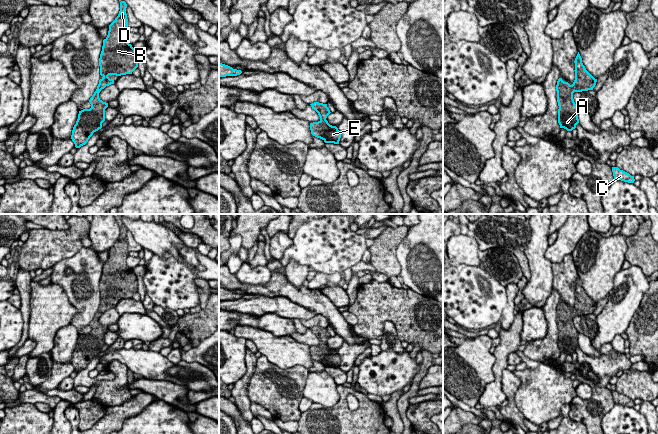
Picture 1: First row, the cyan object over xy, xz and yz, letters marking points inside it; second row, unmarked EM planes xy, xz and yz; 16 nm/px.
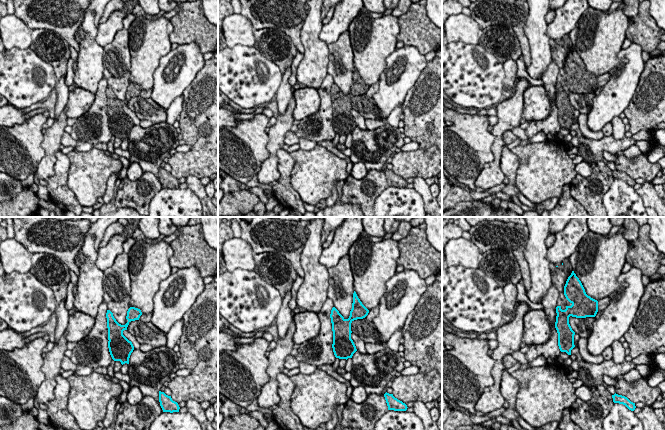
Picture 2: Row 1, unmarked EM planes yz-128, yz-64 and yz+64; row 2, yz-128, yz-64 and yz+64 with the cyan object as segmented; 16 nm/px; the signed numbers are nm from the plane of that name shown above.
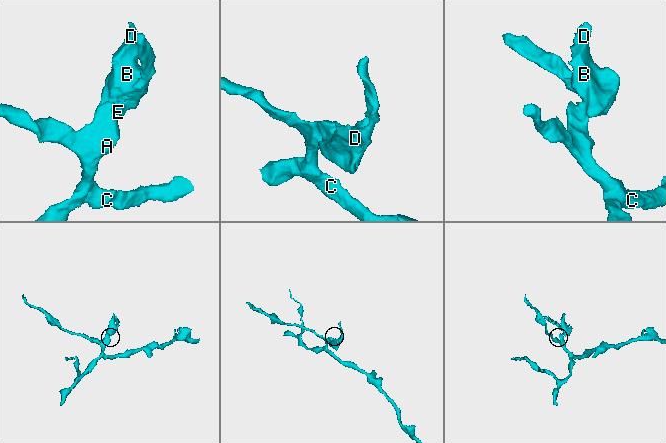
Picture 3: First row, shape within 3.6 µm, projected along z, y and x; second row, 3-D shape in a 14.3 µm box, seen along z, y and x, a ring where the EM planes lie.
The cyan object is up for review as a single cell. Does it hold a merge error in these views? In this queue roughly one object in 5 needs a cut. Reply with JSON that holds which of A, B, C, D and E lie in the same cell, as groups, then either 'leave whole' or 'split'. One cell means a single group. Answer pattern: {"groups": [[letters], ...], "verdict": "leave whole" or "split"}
{"groups": [["A", "B", "C", "D", "E"]], "verdict": "leave whole"}

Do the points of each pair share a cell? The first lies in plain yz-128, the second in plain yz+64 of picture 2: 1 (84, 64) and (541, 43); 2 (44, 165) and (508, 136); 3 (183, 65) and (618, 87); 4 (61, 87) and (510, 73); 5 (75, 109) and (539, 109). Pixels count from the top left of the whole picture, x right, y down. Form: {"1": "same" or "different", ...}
{"1": "same", "2": "different", "3": "same", "4": "same", "5": "same"}

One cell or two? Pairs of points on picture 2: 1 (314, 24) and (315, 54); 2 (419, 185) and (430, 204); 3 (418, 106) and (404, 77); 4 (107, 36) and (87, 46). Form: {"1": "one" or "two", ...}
{"1": "one", "2": "one", "3": "two", "4": "two"}

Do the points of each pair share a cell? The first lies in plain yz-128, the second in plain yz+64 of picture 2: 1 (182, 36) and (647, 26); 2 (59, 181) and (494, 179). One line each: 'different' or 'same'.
1: same
2: different

